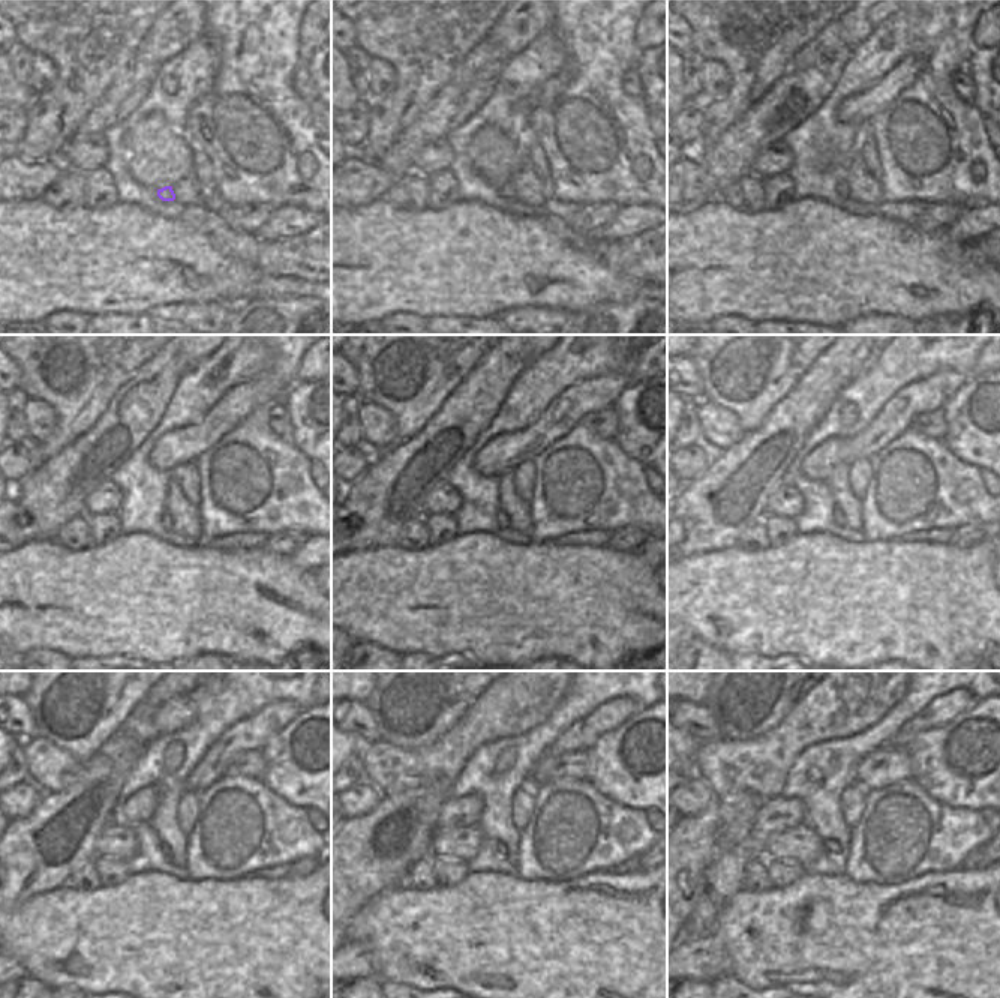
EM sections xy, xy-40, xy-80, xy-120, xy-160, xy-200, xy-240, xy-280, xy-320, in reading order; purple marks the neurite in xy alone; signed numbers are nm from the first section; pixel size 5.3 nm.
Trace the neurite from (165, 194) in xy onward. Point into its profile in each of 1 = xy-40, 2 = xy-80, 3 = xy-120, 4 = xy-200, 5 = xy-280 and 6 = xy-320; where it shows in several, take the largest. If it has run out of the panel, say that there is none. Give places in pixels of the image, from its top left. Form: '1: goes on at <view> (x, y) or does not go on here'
1: goes on at xy-40 (507, 191)
2: goes on at xy-80 (841, 188)
3: goes on at xy-120 (167, 521)
4: goes on at xy-200 (838, 517)
5: goes on at xy-280 (500, 847)
6: goes on at xy-320 (832, 847)

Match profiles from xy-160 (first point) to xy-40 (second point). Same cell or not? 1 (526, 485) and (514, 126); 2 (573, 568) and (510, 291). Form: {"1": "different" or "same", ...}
{"1": "different", "2": "same"}

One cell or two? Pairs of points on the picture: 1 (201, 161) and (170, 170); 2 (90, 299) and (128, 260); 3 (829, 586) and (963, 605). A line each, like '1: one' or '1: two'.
1: one
2: one
3: one

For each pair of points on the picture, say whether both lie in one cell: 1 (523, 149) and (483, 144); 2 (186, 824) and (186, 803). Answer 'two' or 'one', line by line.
1: one
2: one

